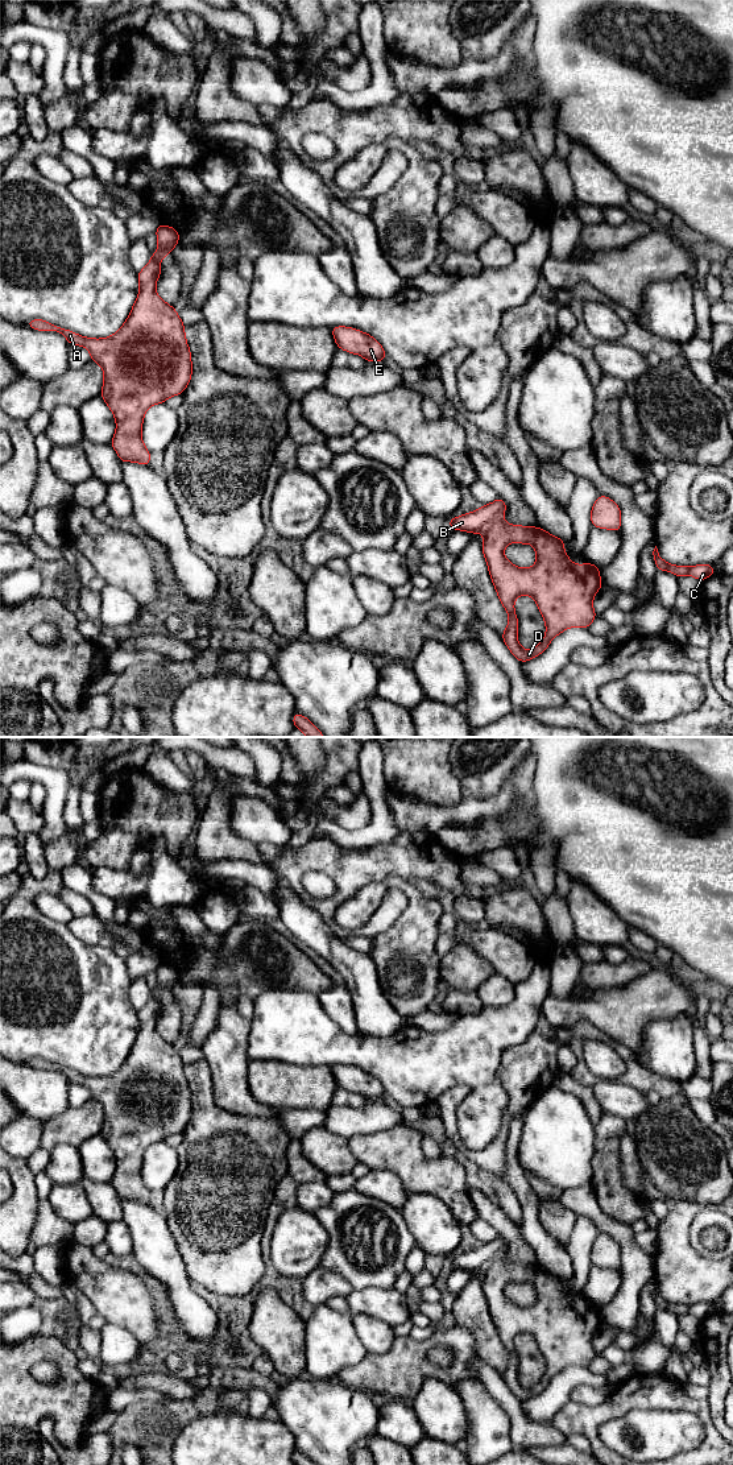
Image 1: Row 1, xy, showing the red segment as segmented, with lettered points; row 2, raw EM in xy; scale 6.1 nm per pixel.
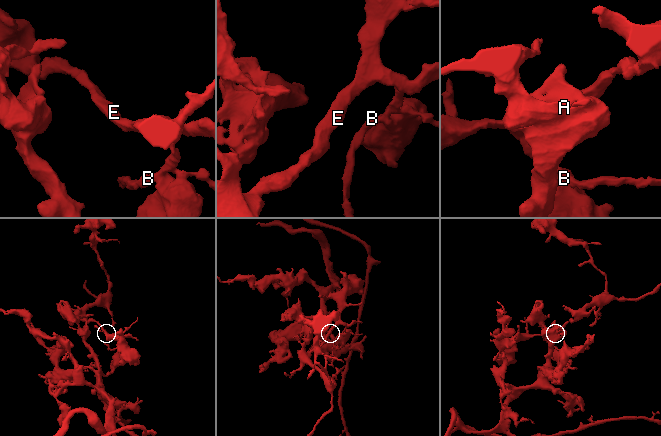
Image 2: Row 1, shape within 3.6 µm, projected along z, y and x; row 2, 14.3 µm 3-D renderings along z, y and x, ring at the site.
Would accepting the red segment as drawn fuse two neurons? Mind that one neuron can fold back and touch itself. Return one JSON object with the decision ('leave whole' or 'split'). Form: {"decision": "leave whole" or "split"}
{"decision": "split"}

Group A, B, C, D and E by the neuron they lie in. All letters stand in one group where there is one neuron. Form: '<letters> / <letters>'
A D / B C E

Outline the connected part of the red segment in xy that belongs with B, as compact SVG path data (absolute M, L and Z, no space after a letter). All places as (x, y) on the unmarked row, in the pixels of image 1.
M501 1236L488 1243L483 1243L475 1250L448 1258L452 1269L468 1271L484 1271L494 1259L501 1257L506 1250L506 1241Z

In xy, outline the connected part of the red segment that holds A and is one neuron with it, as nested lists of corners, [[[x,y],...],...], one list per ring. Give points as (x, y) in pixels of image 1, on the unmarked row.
[[[158,963],[156,968],[158,988],[152,992],[149,1002],[137,1011],[140,1030],[121,1067],[109,1076],[92,1077],[80,1075],[42,1058],[32,1058],[29,1067],[55,1069],[62,1072],[69,1083],[82,1084],[91,1092],[91,1098],[104,1109],[100,1135],[109,1145],[116,1158],[116,1171],[111,1184],[121,1201],[134,1200],[150,1204],[150,1191],[141,1176],[142,1159],[146,1149],[165,1141],[171,1134],[182,1133],[190,1122],[192,1102],[191,1091],[185,1075],[185,1063],[171,1043],[162,1039],[156,1031],[156,1021],[162,1010],[160,998],[166,996],[179,981],[179,971],[173,965]]]

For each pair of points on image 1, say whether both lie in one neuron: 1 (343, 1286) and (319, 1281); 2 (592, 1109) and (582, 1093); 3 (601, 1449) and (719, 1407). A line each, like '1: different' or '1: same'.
1: same
2: same
3: different

